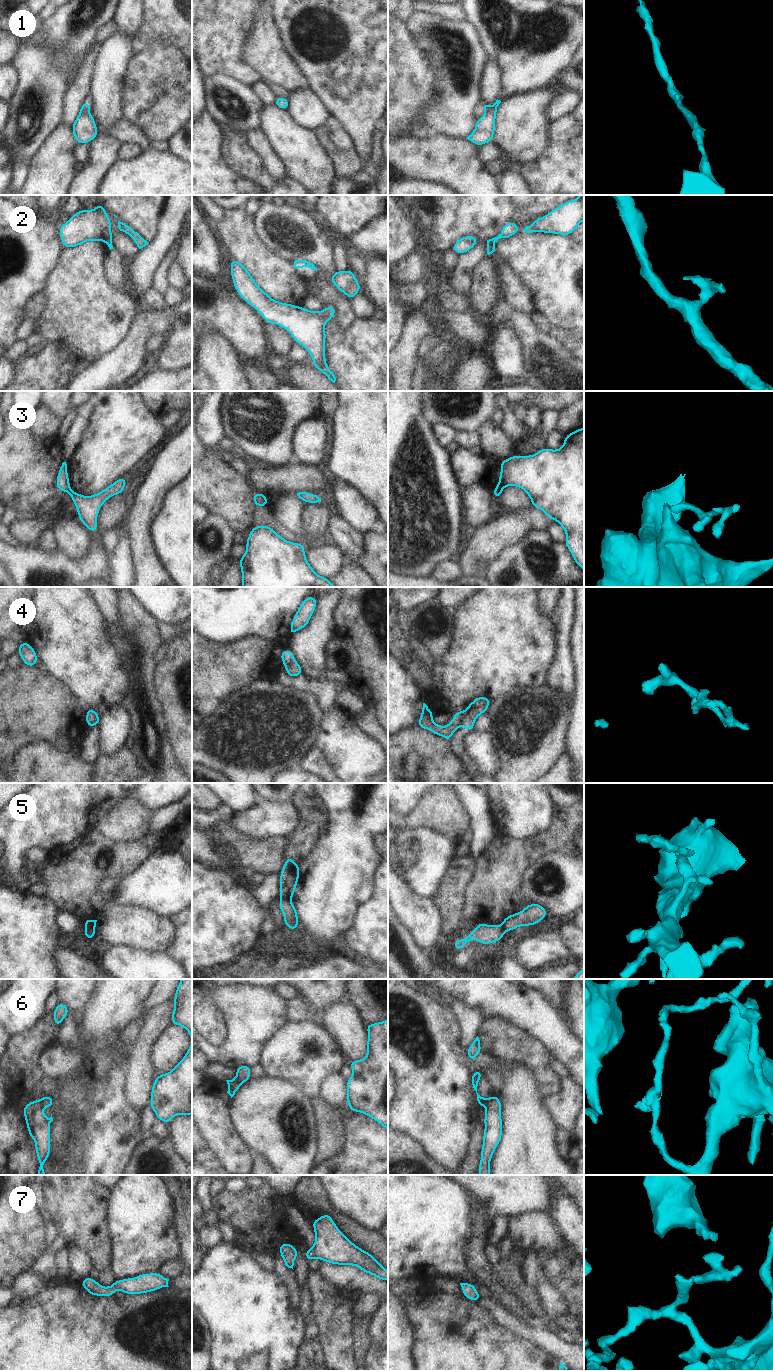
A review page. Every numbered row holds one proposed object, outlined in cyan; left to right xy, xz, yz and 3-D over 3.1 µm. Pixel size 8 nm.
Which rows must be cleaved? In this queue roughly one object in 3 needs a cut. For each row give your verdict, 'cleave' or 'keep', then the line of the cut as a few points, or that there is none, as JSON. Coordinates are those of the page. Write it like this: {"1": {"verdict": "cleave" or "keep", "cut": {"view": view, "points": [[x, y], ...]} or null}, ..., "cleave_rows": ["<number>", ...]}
{"1": {"verdict": "keep", "cut": null}, "2": {"verdict": "keep", "cut": null}, "3": {"verdict": "cleave", "cut": {"view": "yz", "points": [[494, 488], [501, 491]]}}, "4": {"verdict": "cleave", "cut": {"view": "yz", "points": [[463, 712], [460, 725]]}}, "5": {"verdict": "cleave", "cut": {"view": "xy", "points": [[94, 926], [88, 926], [84, 929]]}}, "6": {"verdict": "cleave", "cut": {"view": "xy", "points": [[40, 1099], [42, 1109]]}}, "7": {"verdict": "keep", "cut": null}, "cleave_rows": ["3", "4", "5", "6"]}

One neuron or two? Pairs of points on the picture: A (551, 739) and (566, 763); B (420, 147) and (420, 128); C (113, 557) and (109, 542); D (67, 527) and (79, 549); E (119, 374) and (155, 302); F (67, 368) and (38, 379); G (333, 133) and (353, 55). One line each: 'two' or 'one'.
A: two
B: two
C: one
D: one
E: two
F: two
G: two

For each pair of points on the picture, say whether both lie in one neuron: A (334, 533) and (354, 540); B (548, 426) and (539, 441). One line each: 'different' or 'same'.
A: same
B: same

